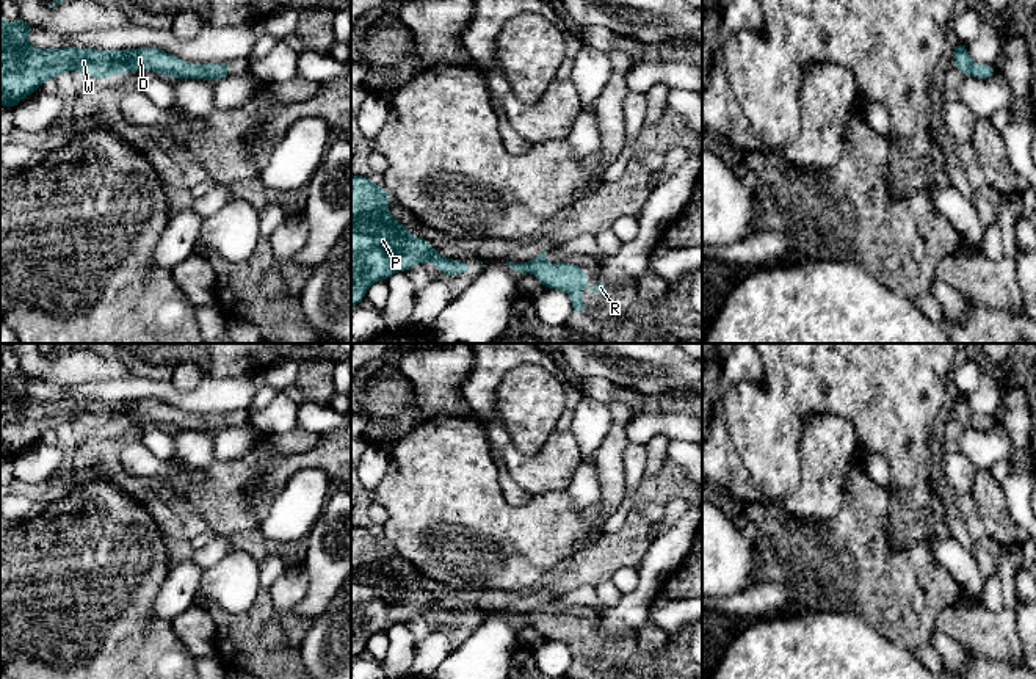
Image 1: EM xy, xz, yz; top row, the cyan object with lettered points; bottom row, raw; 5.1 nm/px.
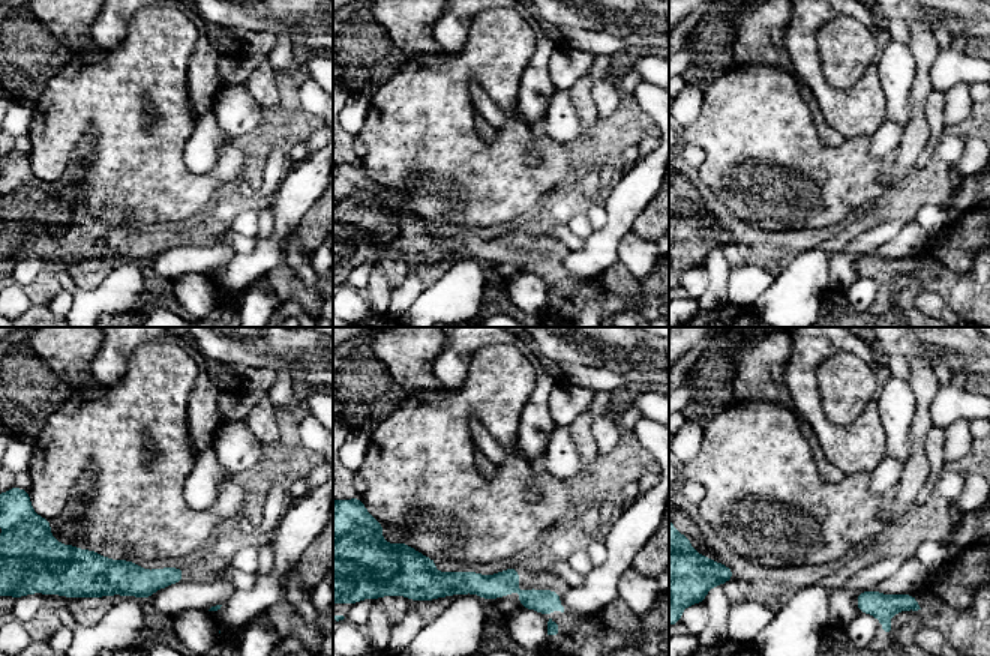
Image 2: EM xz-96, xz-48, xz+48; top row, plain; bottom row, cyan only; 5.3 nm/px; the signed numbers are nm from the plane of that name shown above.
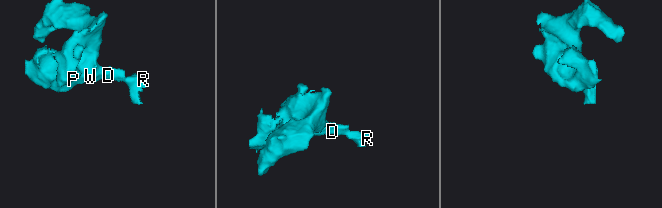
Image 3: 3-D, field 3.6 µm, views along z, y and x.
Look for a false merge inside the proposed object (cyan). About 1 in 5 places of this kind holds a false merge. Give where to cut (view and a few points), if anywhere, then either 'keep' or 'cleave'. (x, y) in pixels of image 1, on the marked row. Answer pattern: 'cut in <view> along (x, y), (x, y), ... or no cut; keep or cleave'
no cut; keep

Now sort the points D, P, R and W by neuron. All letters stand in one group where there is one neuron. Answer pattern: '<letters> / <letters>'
D P R W

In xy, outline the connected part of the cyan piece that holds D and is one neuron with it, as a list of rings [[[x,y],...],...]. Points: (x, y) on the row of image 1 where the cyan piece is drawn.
[[[0,14],[0,105],[14,108],[22,99],[66,71],[80,71],[103,80],[111,75],[149,69],[171,78],[202,78],[218,82],[227,77],[230,64],[193,64],[155,47],[97,50],[36,49],[28,44],[34,25],[22,17],[9,24]]]

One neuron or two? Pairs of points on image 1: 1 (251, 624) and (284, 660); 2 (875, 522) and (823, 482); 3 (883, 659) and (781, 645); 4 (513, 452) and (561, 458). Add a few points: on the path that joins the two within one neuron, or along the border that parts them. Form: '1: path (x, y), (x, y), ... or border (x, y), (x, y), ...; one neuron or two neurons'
1: path (251, 637), (251, 642), (271, 660); one neuron
2: border (851, 461), (842, 507), (833, 516), (814, 518); two neurons
3: path (858, 659), (806, 659); one neuron
4: path (525, 461), (549, 461); one neuron

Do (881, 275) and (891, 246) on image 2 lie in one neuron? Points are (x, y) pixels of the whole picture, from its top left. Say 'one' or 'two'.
two

